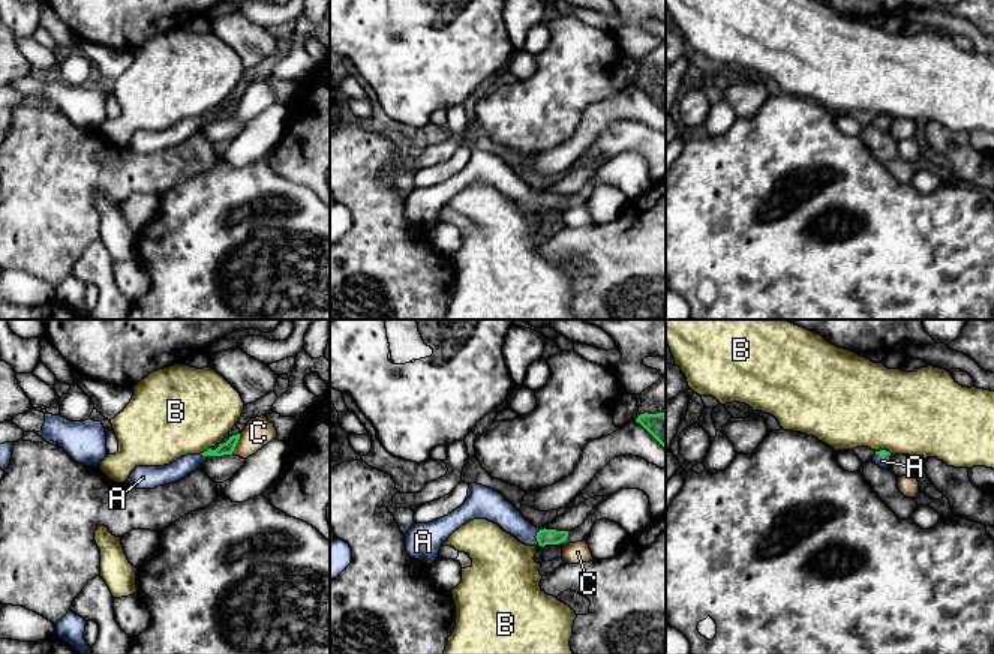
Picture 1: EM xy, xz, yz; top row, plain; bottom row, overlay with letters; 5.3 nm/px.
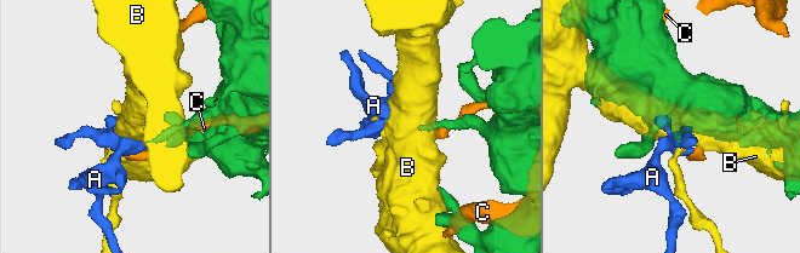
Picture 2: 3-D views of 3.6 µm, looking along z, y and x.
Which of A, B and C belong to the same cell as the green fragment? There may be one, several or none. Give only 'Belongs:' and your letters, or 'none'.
Belongs: A

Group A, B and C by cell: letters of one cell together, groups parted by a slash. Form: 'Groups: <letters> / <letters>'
Groups: A / B / C

